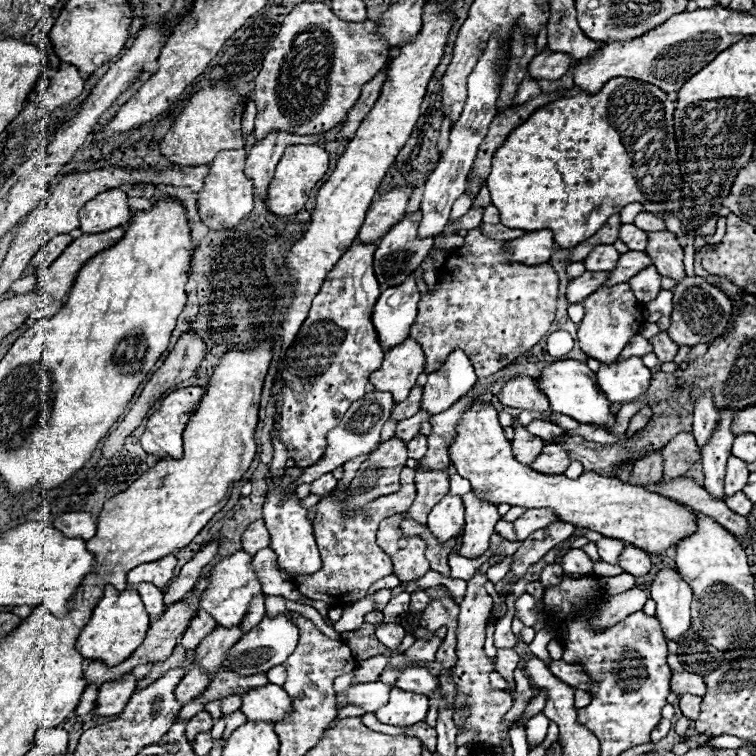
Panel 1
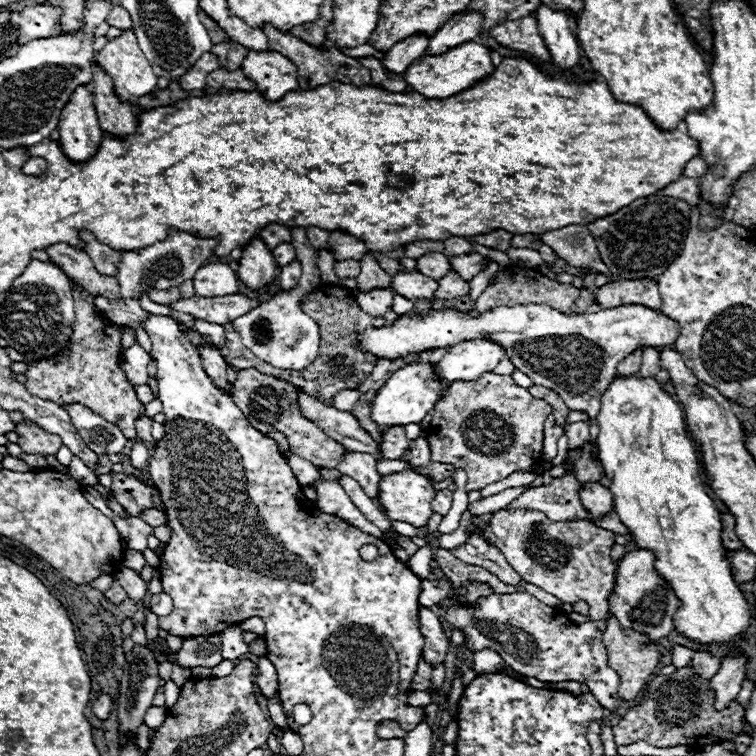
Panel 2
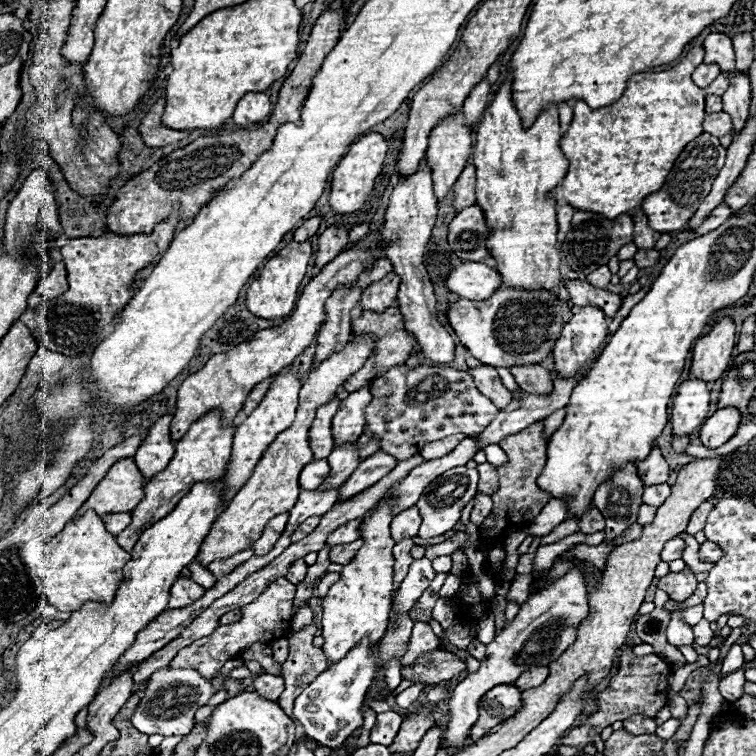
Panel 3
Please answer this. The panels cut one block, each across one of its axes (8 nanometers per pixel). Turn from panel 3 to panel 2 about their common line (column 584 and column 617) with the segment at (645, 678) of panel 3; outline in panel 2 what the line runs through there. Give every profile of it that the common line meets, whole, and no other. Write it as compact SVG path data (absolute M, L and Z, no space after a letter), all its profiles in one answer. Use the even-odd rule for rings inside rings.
M690 664L678 668L670 676L658 674L648 680L640 700L618 720L614 726L614 740L618 746L628 746L632 742L644 740L658 748L690 746L698 750L706 744L734 742L734 738L742 732L750 736L754 734L750 724L744 726L744 706L738 700L732 700L720 712L714 708L714 700L716 692L712 690L710 680L700 678Z

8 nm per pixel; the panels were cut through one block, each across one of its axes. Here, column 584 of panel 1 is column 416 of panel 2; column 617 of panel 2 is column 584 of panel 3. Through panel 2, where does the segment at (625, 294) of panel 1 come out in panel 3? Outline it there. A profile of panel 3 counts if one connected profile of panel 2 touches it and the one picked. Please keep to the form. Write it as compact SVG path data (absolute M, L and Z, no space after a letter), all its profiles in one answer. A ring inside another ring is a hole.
M584 306L584 308L580 308L580 310L570 318L570 322L564 326L562 336L560 336L558 342L554 344L552 358L554 358L556 374L558 374L558 376L564 376L564 378L572 378L572 376L580 374L584 366L594 364L594 360L596 360L596 358L600 356L600 352L602 352L602 344L606 342L606 338L608 338L608 322L606 322L604 312L602 312L600 308L594 308L594 306Z

